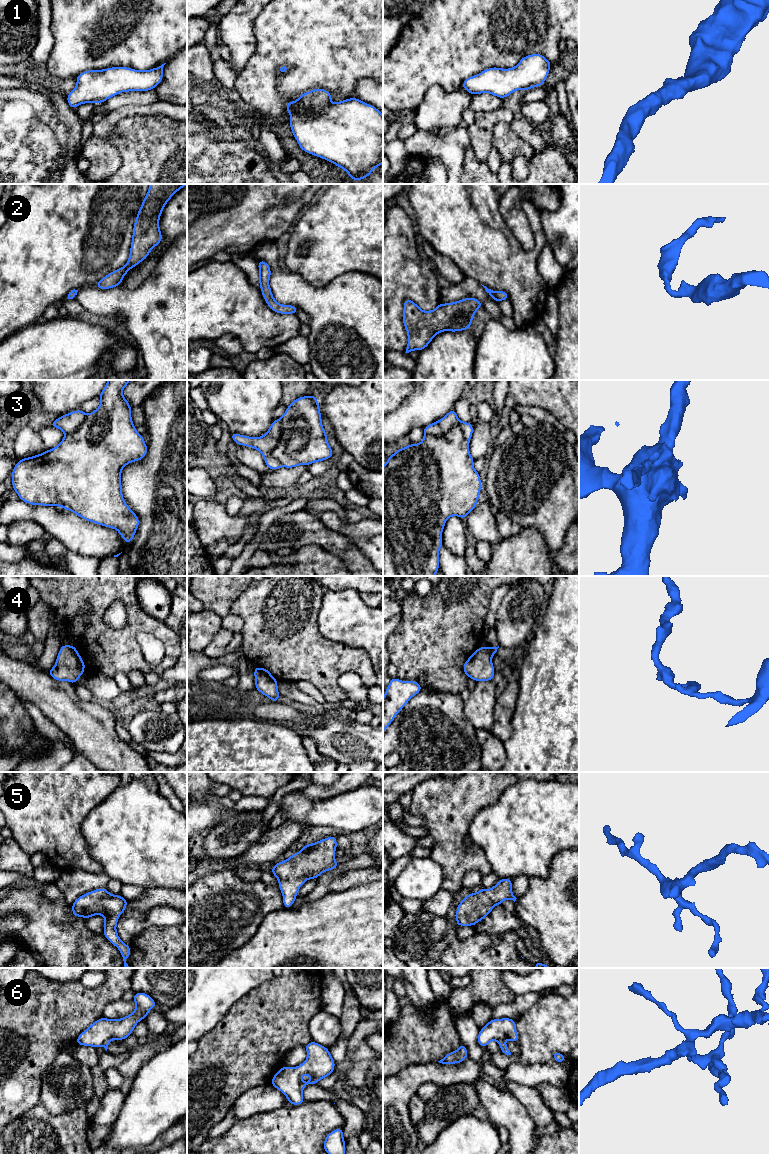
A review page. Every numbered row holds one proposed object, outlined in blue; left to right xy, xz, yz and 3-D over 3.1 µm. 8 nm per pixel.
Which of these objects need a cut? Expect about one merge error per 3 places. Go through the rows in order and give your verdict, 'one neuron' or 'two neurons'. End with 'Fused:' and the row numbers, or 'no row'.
1: one neuron
2: one neuron
3: two neurons
4: one neuron
5: one neuron
6: two neurons
Fused: 3, 6

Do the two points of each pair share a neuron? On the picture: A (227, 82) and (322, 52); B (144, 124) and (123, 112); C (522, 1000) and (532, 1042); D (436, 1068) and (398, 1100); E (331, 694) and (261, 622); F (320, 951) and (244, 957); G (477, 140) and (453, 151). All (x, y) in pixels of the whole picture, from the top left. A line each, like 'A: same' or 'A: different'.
A: different
B: different
C: different
D: same
E: same
F: same
G: different

